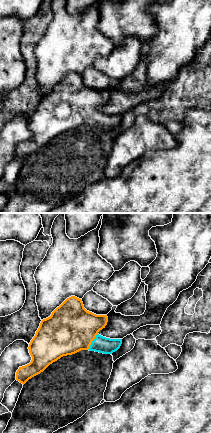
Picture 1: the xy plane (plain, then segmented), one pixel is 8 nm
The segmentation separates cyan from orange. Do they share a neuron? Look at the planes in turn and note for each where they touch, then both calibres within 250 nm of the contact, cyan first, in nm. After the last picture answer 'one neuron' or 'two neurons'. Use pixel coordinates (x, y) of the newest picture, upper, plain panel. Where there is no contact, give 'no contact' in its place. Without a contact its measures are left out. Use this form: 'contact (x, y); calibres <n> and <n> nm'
contact (92, 117); calibres 130 and 380 nm

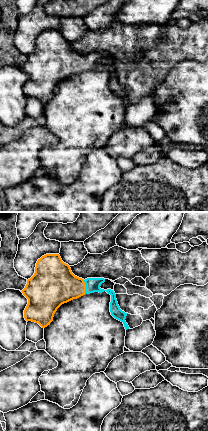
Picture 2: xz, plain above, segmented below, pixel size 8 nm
contact (86, 63); calibres 110 and 340 nm

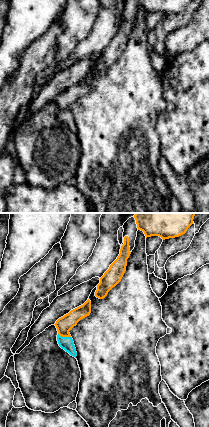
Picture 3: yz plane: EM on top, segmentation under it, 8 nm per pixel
contact (64, 113); calibres 110 and 130 nm

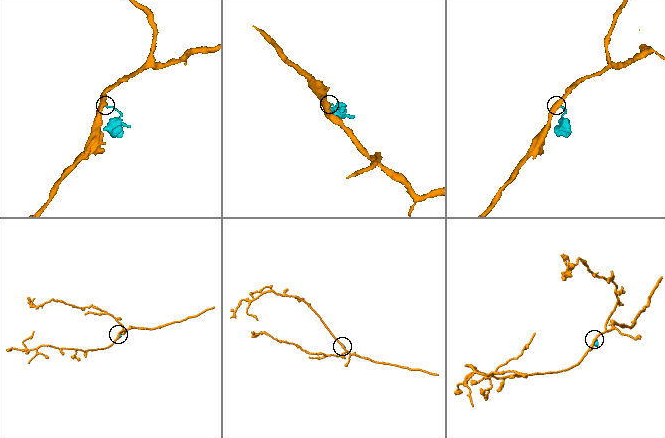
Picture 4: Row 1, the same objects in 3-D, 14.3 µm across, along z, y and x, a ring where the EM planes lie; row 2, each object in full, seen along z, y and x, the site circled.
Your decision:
one neuron

